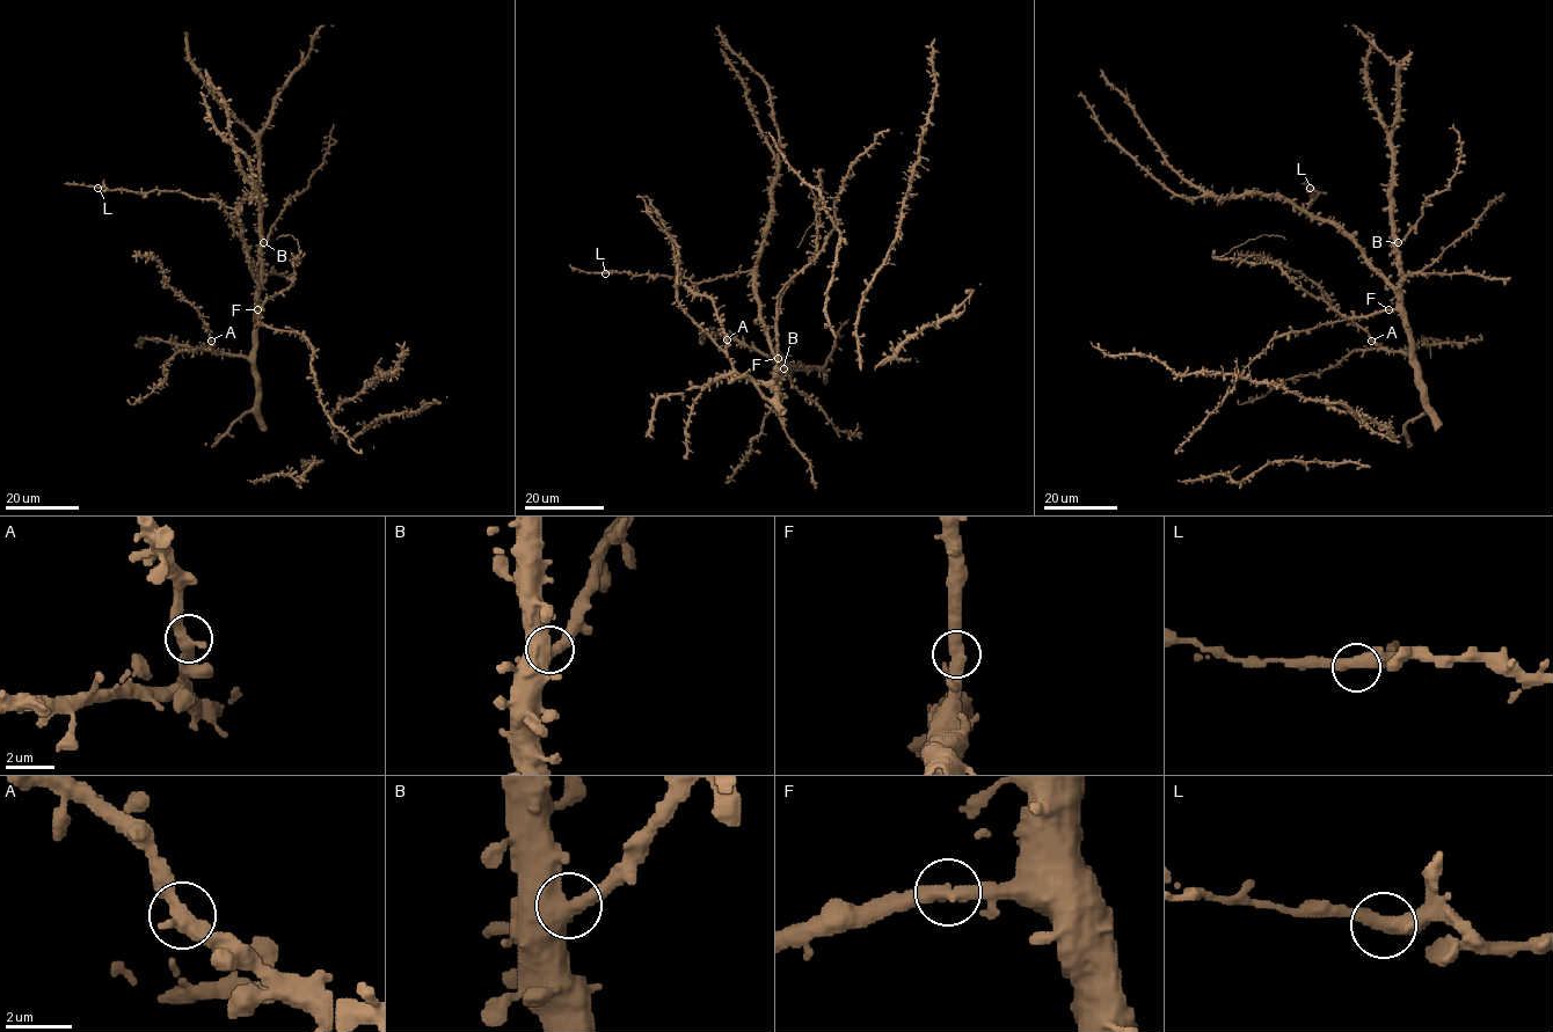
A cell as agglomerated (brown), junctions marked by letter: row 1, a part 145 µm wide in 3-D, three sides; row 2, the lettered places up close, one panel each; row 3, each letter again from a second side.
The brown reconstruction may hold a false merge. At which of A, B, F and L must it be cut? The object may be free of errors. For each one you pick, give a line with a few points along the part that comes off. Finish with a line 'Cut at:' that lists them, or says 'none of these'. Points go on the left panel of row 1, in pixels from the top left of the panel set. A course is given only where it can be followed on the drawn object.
Cut at: none of these

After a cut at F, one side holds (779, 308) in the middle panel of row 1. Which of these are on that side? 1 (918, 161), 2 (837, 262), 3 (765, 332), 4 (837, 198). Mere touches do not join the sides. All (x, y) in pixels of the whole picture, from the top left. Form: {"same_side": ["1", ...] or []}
{"same_side": ["4"]}

